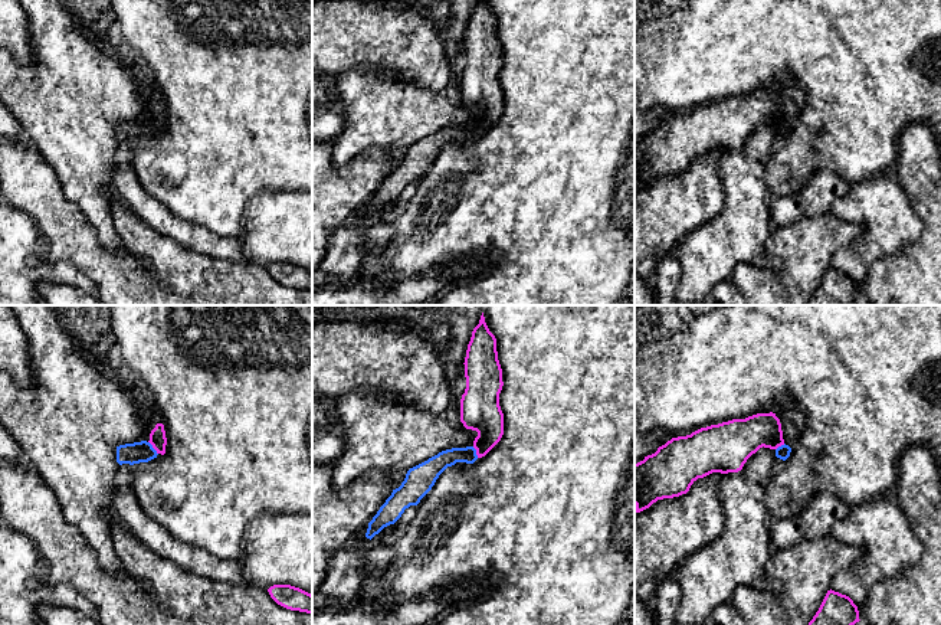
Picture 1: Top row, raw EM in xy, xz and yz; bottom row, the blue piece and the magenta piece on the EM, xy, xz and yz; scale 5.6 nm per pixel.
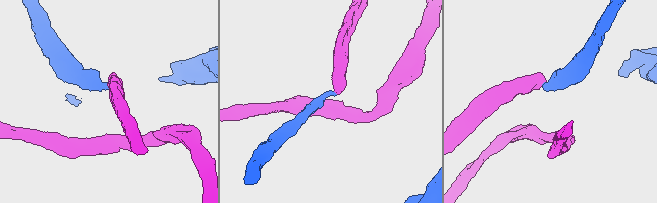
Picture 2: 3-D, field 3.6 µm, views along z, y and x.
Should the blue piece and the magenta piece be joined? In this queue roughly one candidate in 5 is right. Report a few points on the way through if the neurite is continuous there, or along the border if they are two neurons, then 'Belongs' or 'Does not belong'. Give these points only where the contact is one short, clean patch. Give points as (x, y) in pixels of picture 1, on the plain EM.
Path across: xy (143, 128), (153, 126), (157, 115). Belongs

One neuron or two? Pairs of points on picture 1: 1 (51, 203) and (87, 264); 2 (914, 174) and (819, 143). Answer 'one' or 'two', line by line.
1: one
2: two

